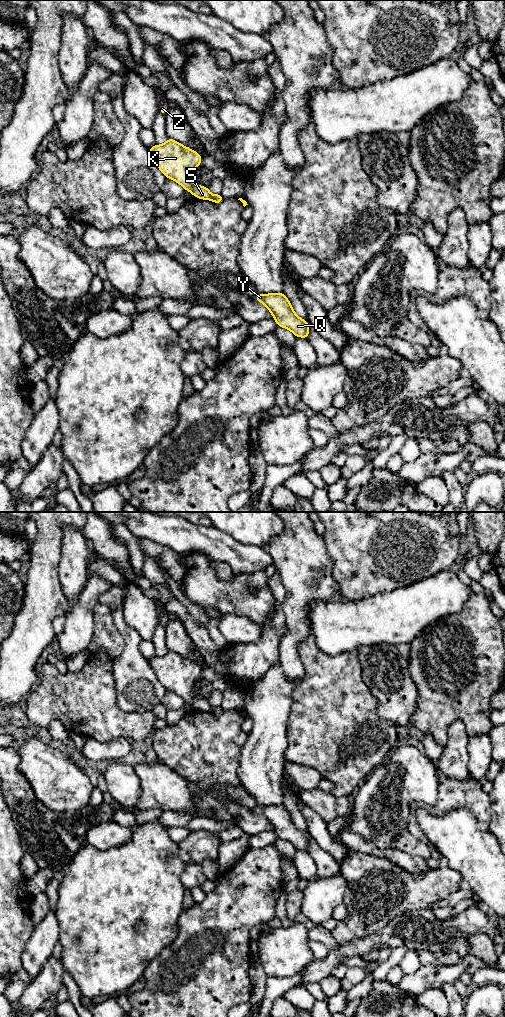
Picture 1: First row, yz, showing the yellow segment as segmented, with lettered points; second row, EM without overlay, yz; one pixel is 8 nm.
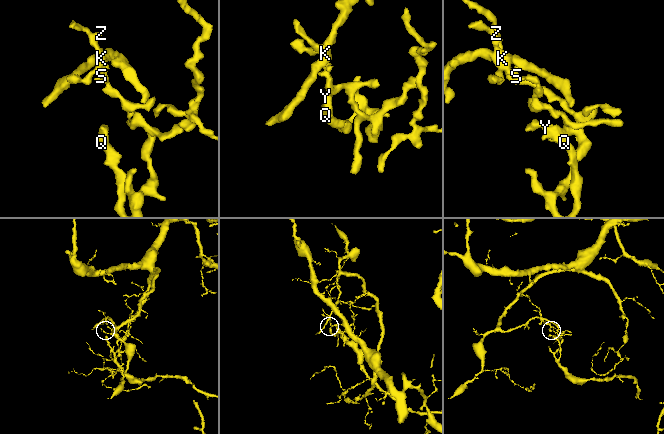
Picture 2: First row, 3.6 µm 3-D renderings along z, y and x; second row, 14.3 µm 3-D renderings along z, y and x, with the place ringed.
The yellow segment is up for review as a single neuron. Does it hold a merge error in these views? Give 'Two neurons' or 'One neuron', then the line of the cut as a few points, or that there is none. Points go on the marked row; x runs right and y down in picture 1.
Two neurons. Split along yz (212, 195), (210, 199)

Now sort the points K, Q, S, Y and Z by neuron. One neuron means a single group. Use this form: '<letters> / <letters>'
K S Z / Q Y

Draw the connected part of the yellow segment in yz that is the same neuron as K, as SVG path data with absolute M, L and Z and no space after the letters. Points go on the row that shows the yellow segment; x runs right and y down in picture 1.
M168 138L164 144L155 145L148 149L165 177L183 186L194 197L211 200L212 194L208 187L199 186L192 182L194 170L202 162L199 153L171 138Z

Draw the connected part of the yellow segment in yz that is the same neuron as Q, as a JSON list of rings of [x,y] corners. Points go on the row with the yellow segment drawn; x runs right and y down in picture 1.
[[[283,292],[257,294],[255,300],[268,308],[279,327],[289,329],[296,337],[308,338],[309,324],[295,314],[290,301]]]

